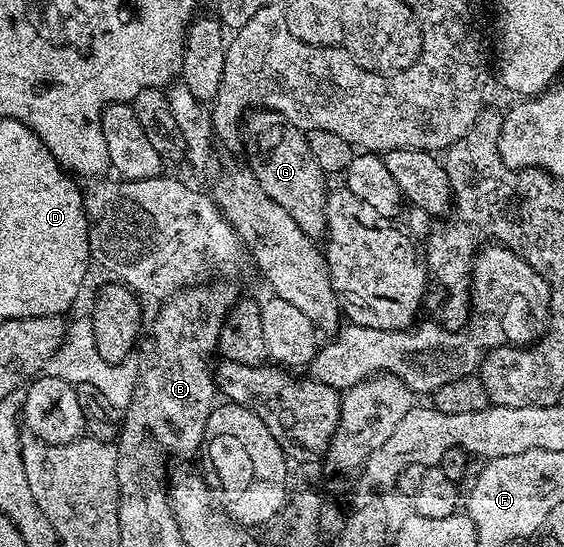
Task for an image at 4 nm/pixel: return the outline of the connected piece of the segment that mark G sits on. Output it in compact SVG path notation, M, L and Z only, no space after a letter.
M263 108L253 109L242 122L242 150L248 153L249 160L247 161L262 191L286 208L298 227L307 231L315 222L318 224L324 222L324 212L328 204L328 194L326 189L324 190L326 171L318 165L316 157L303 141L296 142L295 133L284 134L284 130L286 131L286 123L281 114Z

